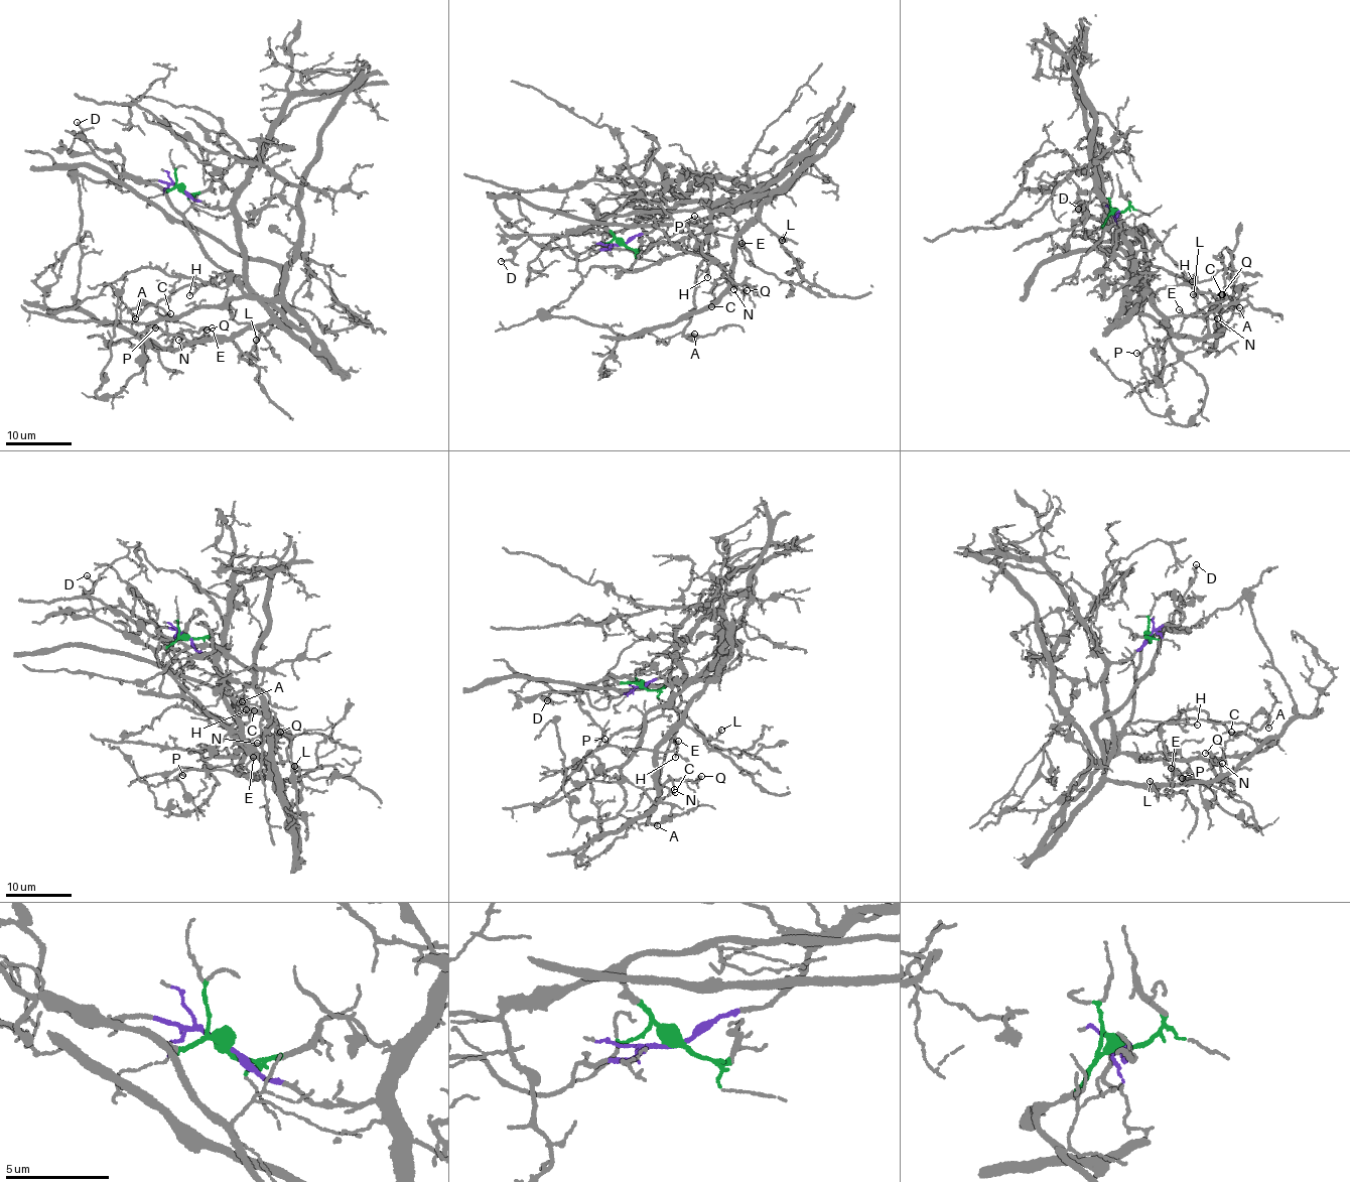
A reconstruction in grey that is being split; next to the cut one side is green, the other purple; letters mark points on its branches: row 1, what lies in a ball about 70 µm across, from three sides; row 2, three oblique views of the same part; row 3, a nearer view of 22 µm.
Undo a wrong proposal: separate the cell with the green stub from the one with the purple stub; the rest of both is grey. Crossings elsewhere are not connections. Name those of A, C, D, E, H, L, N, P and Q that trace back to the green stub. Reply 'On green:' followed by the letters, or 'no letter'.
On green: A, D, H

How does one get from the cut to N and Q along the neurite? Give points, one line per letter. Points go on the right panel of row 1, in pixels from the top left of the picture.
N: (1117, 211), (1108, 221), (1111, 238), (1174, 333), (1199, 340), (1209, 331), (1205, 317), (1217, 318)
Q: (1117, 211), (1108, 221), (1111, 238), (1174, 333), (1199, 340), (1208, 333), (1223, 294)

